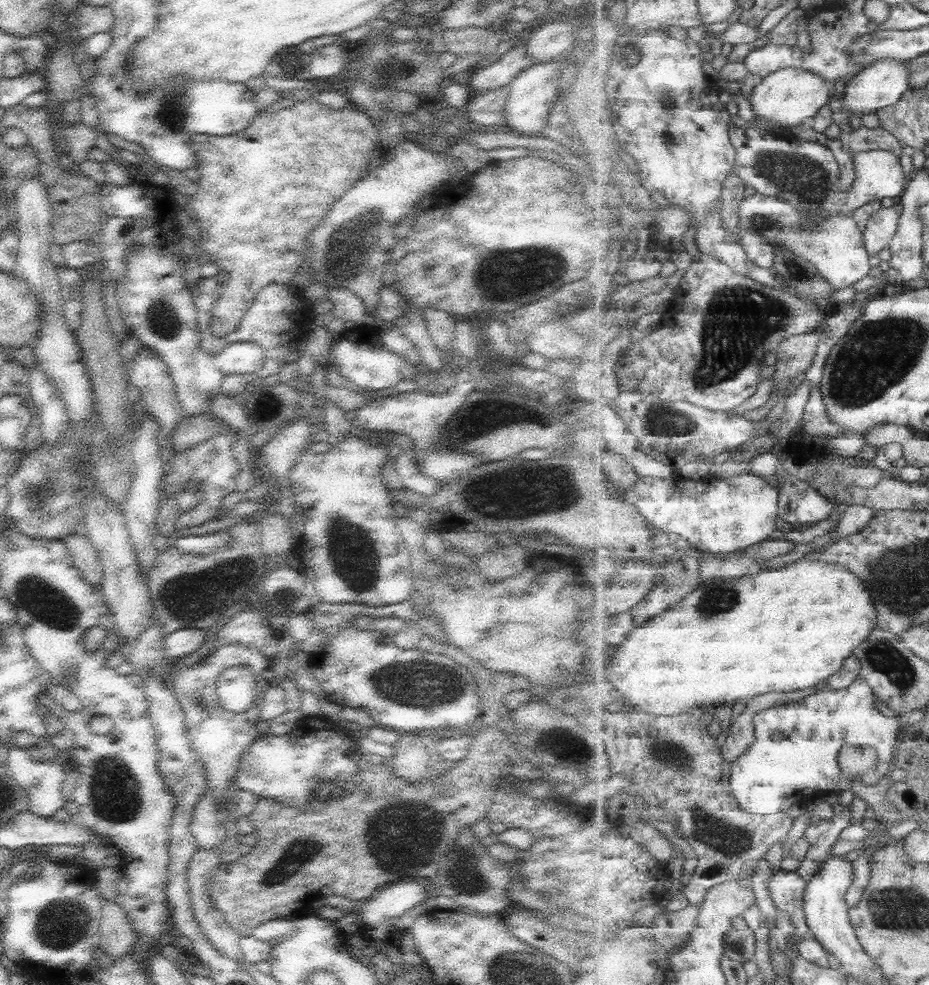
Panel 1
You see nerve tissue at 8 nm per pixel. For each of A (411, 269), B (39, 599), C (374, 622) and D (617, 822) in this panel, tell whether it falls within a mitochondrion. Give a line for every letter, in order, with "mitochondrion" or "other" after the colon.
A: other
B: mitochondrion
C: other
D: other

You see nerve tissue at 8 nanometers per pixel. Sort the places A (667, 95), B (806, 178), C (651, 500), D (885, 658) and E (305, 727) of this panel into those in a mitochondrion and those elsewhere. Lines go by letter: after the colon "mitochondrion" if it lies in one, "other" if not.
A: mitochondrion
B: mitochondrion
C: other
D: mitochondrion
E: other

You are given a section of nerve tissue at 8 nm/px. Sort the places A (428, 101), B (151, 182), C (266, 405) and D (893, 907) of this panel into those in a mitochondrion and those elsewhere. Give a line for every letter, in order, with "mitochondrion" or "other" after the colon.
A: other
B: other
C: mitochondrion
D: mitochondrion

